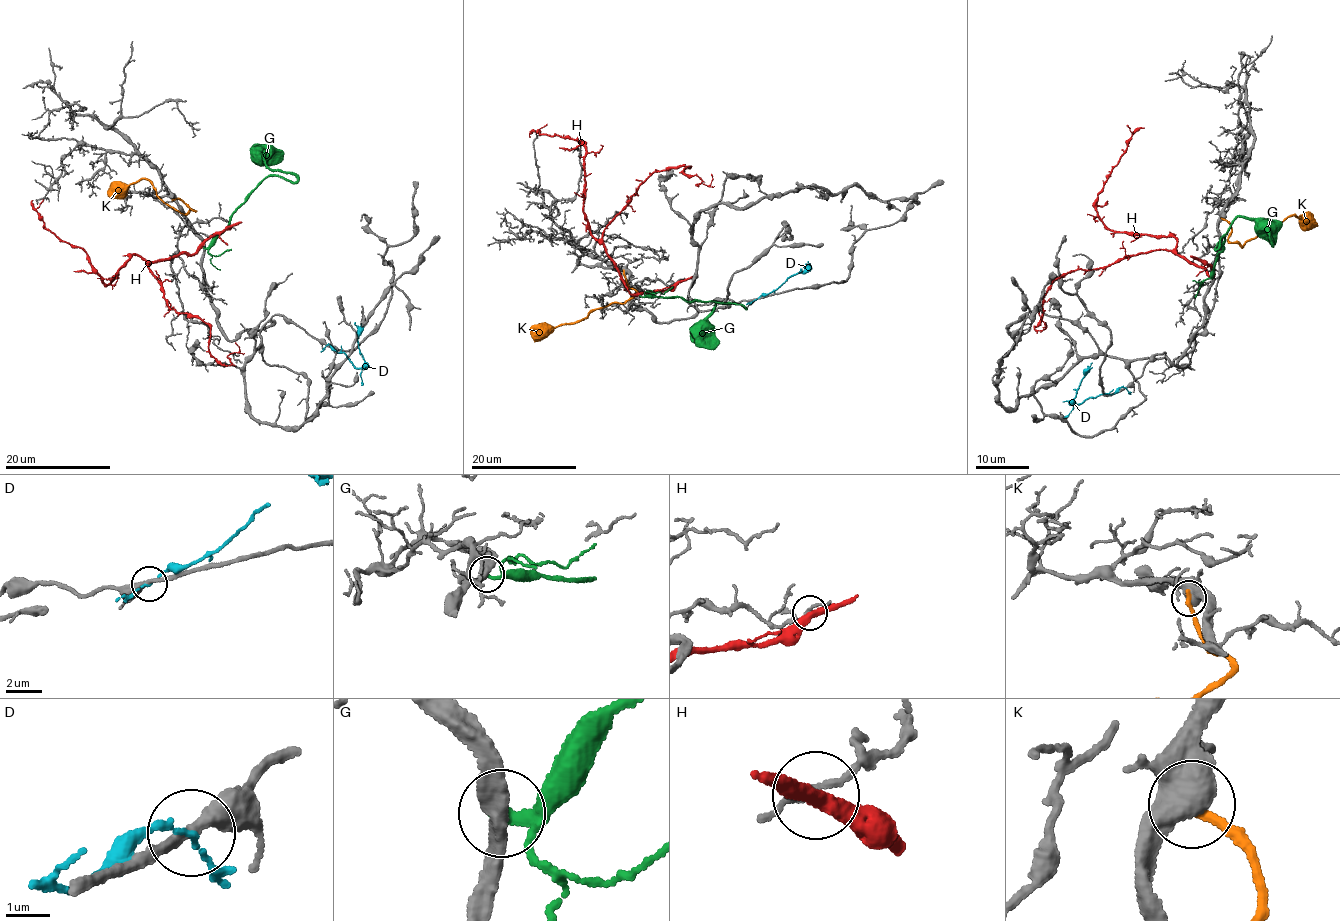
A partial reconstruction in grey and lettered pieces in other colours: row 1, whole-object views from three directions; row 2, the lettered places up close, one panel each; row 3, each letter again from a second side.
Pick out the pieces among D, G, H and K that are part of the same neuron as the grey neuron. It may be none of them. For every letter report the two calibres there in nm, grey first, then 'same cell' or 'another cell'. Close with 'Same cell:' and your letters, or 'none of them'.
D: 280/100 nm | another cell
G: 360/190 nm | same cell
H: 130/360 nm | another cell
K: 650/280 nm | another cell
Same cell: G

